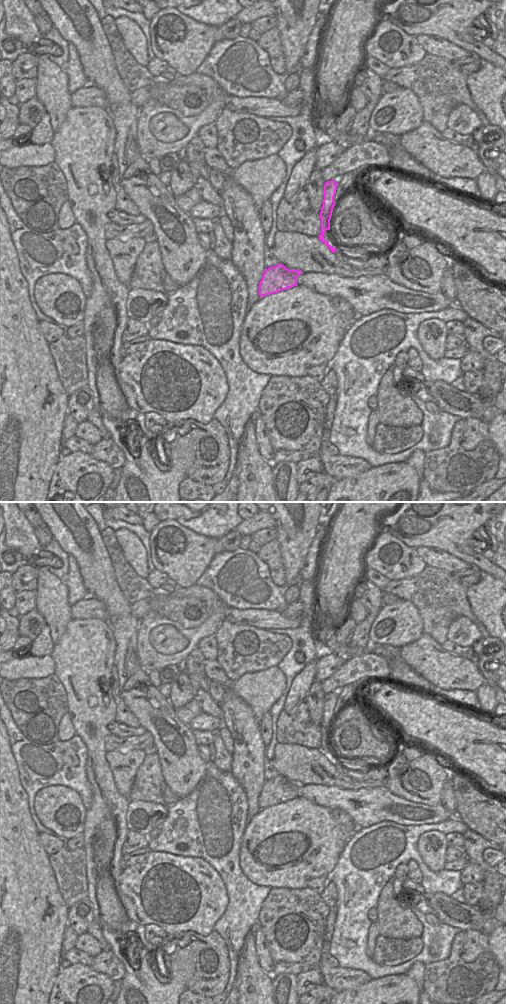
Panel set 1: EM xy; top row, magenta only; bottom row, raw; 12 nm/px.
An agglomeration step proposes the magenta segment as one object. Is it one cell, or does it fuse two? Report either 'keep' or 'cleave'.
keep

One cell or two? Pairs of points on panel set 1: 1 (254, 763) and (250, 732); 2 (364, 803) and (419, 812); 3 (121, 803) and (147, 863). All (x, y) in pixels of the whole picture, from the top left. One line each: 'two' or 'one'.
1: one
2: one
3: two

